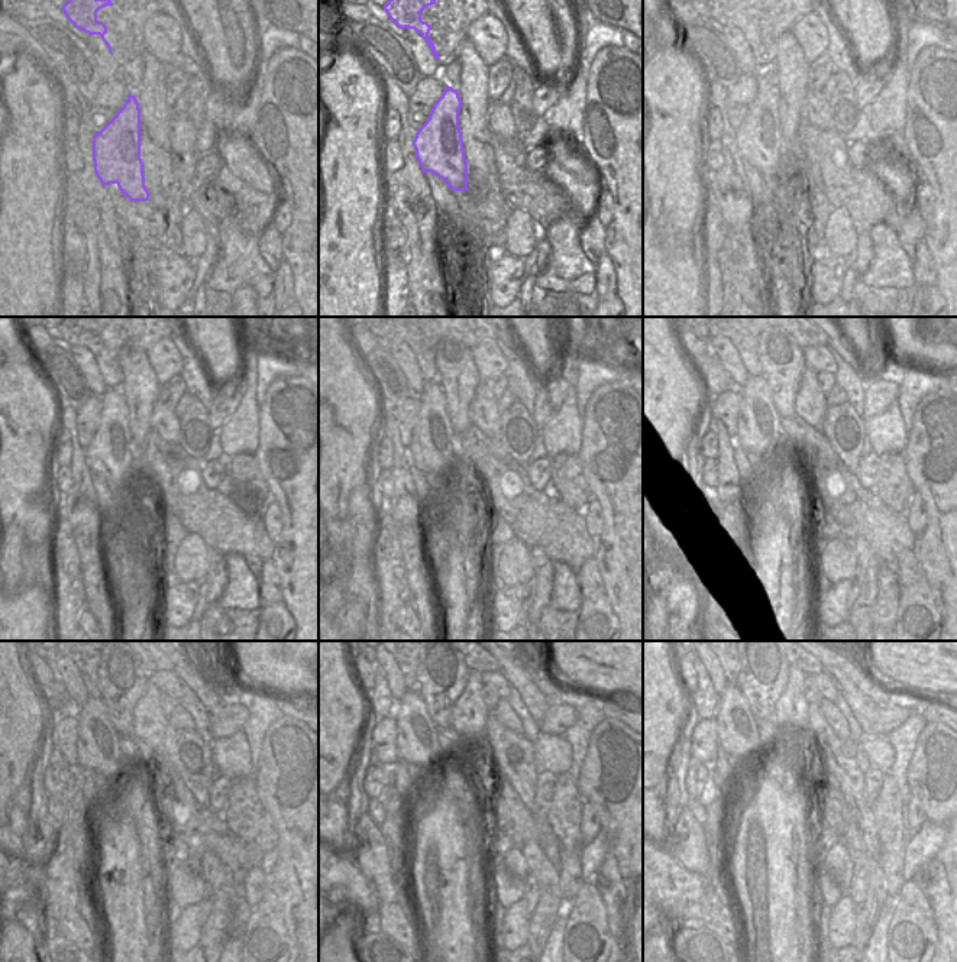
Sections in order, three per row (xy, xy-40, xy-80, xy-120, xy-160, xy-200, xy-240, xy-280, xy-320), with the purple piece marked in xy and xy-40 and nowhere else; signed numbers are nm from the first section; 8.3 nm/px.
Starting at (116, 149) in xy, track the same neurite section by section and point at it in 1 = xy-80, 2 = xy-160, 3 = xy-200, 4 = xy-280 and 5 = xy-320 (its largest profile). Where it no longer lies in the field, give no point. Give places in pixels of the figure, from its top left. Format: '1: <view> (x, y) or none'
1: xy-80 (759, 139)
2: xy-160 (430, 450)
3: xy-200 (759, 427)
4: xy-280 (416, 741)
5: xy-320 (739, 738)

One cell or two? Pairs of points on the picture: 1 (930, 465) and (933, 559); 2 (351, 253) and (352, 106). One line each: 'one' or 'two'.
1: one
2: one

